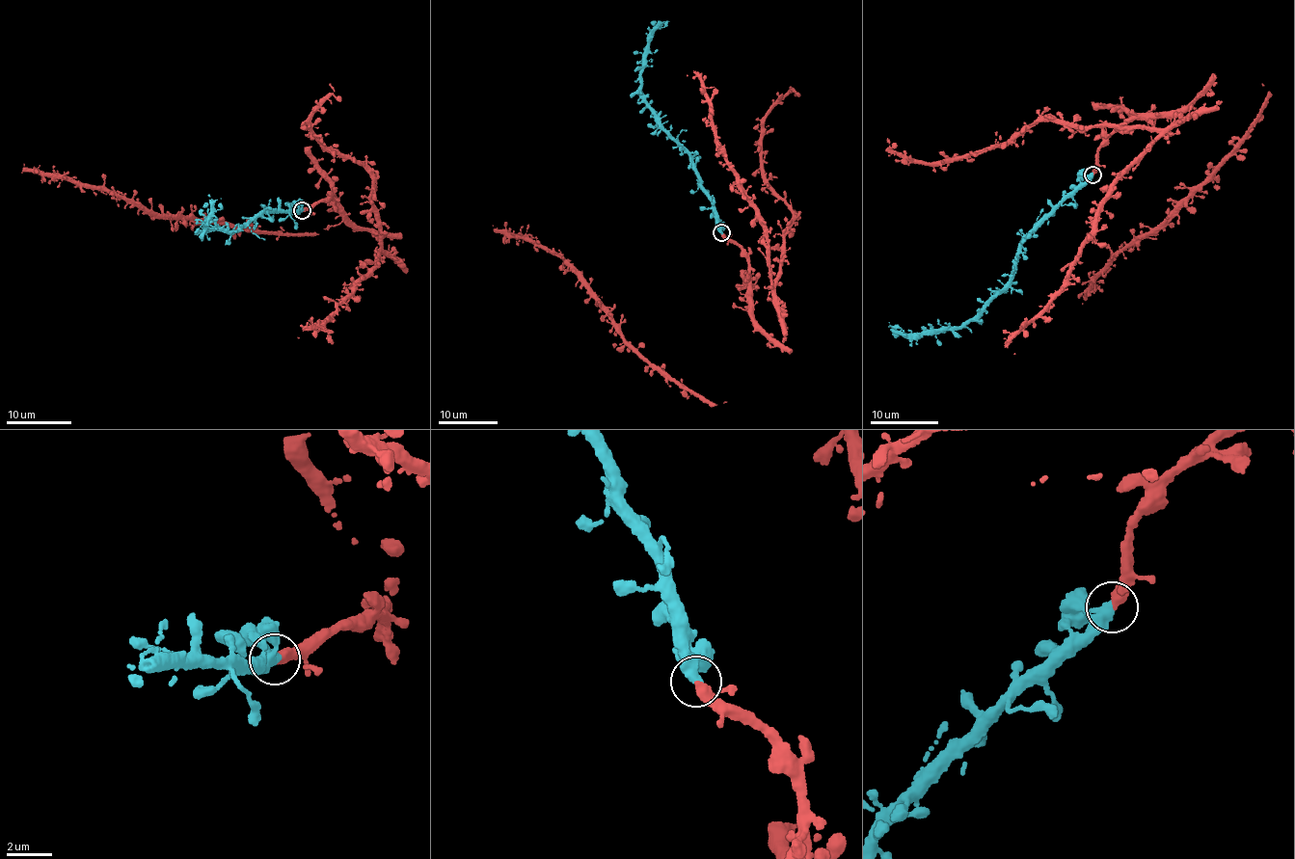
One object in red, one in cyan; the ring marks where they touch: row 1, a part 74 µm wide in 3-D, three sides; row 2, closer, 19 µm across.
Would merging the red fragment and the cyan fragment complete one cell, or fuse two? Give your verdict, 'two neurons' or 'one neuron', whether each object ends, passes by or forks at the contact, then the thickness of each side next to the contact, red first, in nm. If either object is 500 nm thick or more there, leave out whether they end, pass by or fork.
one neuron; red ends there; cyan forks there; 400 nm thick on the red side, 280 nm on the other

